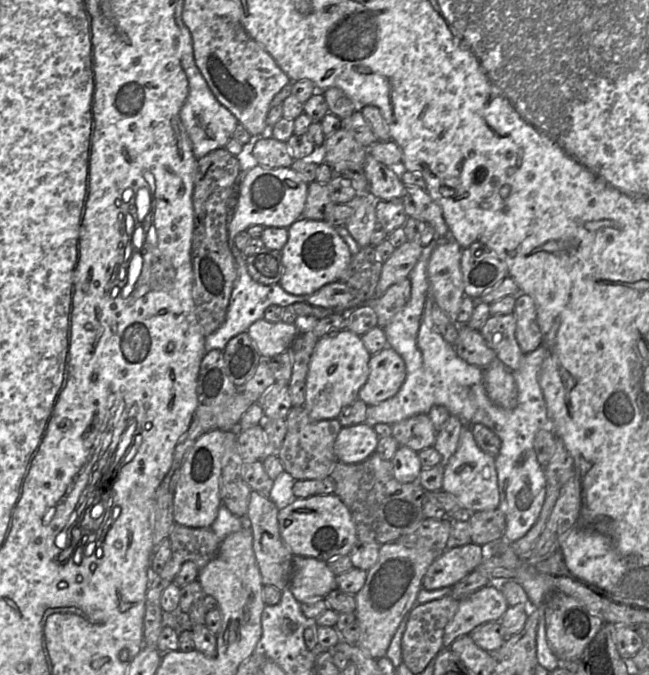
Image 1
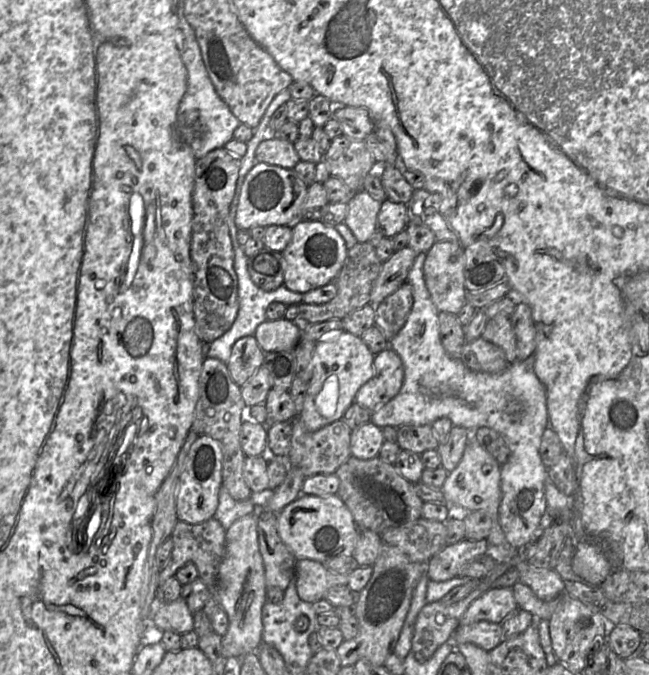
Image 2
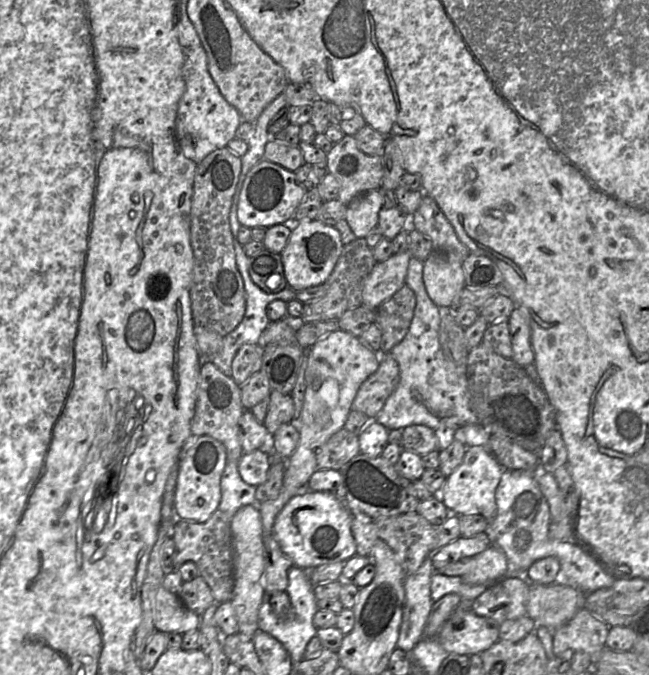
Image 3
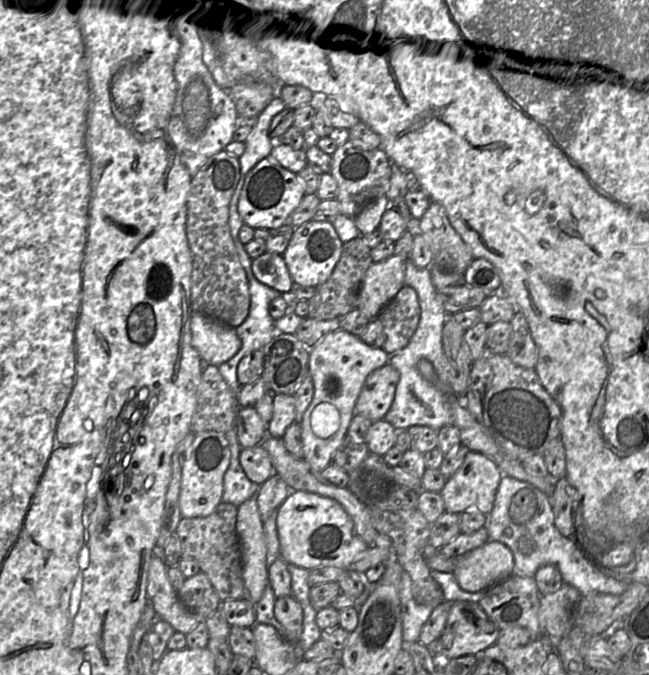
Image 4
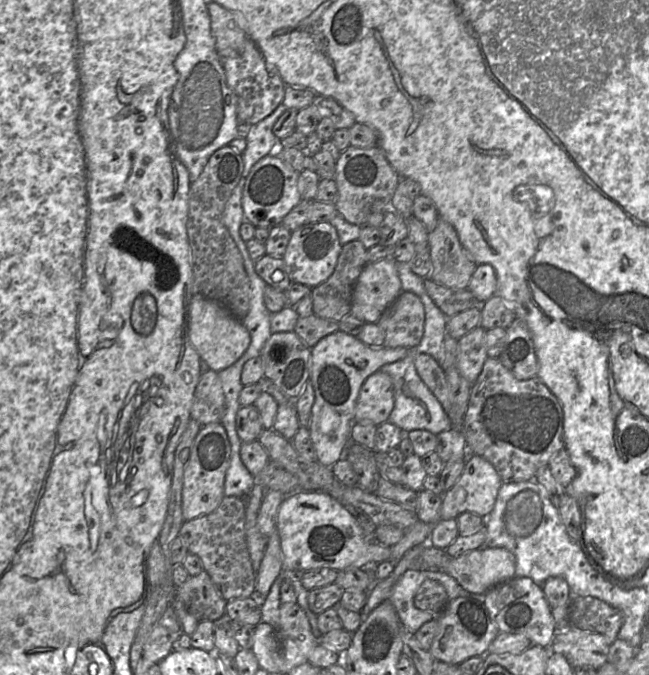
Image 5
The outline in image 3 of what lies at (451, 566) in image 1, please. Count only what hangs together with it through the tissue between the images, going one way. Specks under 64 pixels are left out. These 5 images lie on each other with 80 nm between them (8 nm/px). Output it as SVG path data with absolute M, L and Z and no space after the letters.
M486 531L473 537L460 536L458 539L432 553L434 570L438 571L447 564L462 558L472 558L489 546L490 539Z

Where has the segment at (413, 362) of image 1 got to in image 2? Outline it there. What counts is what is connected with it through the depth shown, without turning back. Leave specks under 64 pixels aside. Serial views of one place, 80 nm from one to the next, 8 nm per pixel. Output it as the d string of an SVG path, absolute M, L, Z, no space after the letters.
M426 253L416 255L407 277L412 286L414 302L405 325L390 340L389 347L401 358L404 366L404 381L399 393L371 412L370 422L379 426L432 425L442 417L449 418L453 425L471 433L480 427L489 427L498 432L510 449L508 460L501 464L501 503L498 509L501 529L508 543L516 549L525 549L542 535L541 520L546 511L545 484L548 469L542 463L539 447L544 430L549 426L546 390L535 374L535 353L518 360L498 373L477 372L469 369L458 358L453 358L444 349L440 340L439 310L433 303L424 280Z

